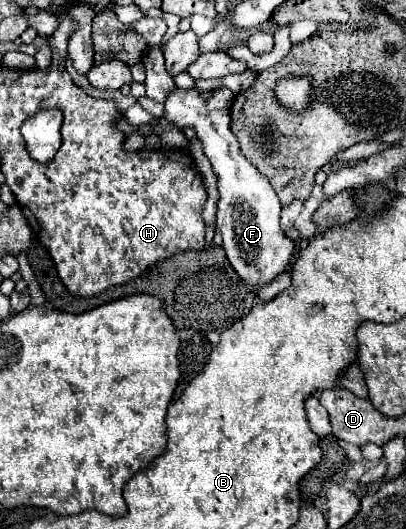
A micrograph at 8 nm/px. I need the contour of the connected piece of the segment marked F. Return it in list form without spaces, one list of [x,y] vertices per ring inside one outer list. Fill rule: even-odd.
[[[175,89],[165,101],[165,117],[181,125],[181,129],[191,127],[203,145],[205,157],[211,161],[213,173],[217,175],[219,189],[219,207],[217,207],[217,229],[223,233],[223,249],[229,263],[237,269],[241,279],[257,293],[259,285],[273,281],[289,265],[295,245],[279,227],[281,201],[273,191],[265,175],[261,175],[239,151],[239,141],[231,133],[231,115],[227,109],[209,111],[203,97],[191,89]]]

